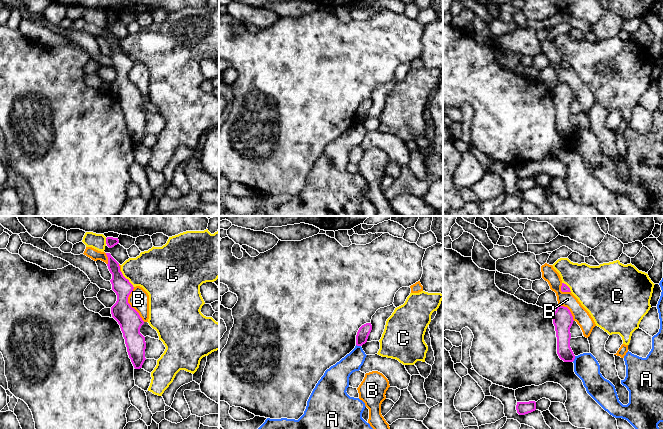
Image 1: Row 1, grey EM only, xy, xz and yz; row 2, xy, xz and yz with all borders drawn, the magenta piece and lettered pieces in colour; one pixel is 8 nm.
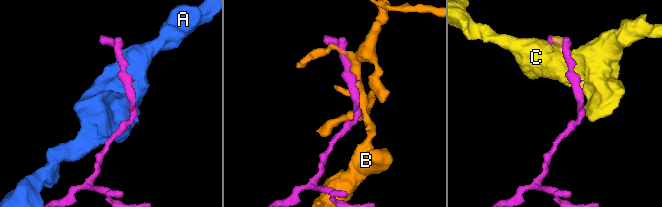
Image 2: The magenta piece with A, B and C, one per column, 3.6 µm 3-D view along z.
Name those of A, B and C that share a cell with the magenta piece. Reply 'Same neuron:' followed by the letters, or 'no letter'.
Same neuron: no letter

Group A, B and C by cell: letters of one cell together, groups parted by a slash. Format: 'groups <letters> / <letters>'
groups A / B / C

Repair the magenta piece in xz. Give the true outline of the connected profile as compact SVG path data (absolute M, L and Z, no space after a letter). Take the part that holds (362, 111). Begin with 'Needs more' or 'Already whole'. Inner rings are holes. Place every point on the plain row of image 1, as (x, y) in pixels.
Already whole. M366 99L362 101L356 111L356 121L357 122L362 122L367 118L368 112L372 106L372 101L371 99Z

